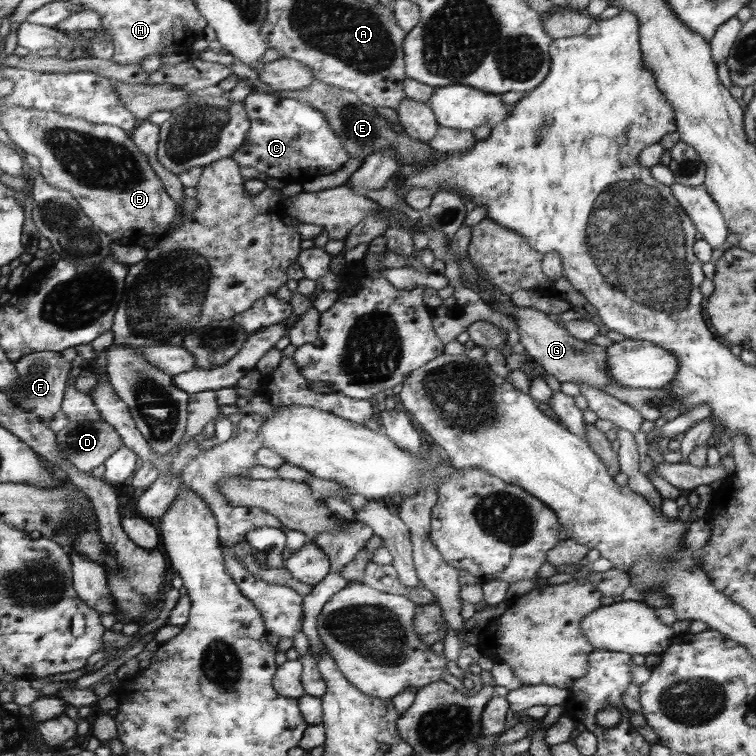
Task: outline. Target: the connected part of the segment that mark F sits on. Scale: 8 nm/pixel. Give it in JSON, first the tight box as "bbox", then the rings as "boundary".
{"bbox":[10,351,72,424],"boundary":[[[42,351],[29,352],[24,358],[15,362],[15,367],[19,372],[19,383],[10,390],[10,392],[14,392],[10,393],[12,402],[28,412],[41,416],[40,420],[44,424],[50,423],[54,414],[61,410],[72,363],[64,359],[61,352]]]}

